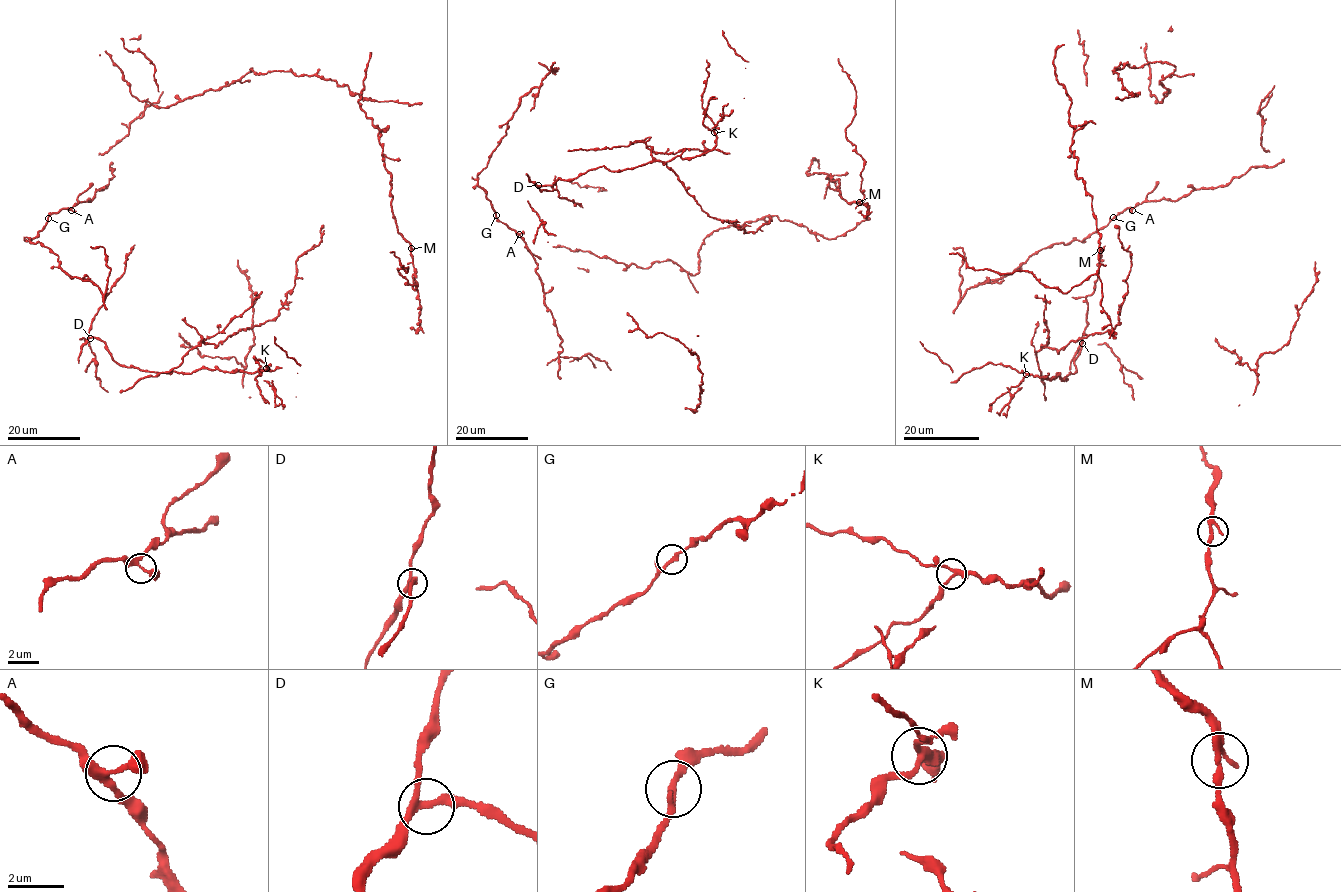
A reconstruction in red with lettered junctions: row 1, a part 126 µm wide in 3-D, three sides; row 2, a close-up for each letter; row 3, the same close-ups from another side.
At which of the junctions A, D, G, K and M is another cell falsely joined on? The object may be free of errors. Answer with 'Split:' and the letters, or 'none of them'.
Split: none of them

